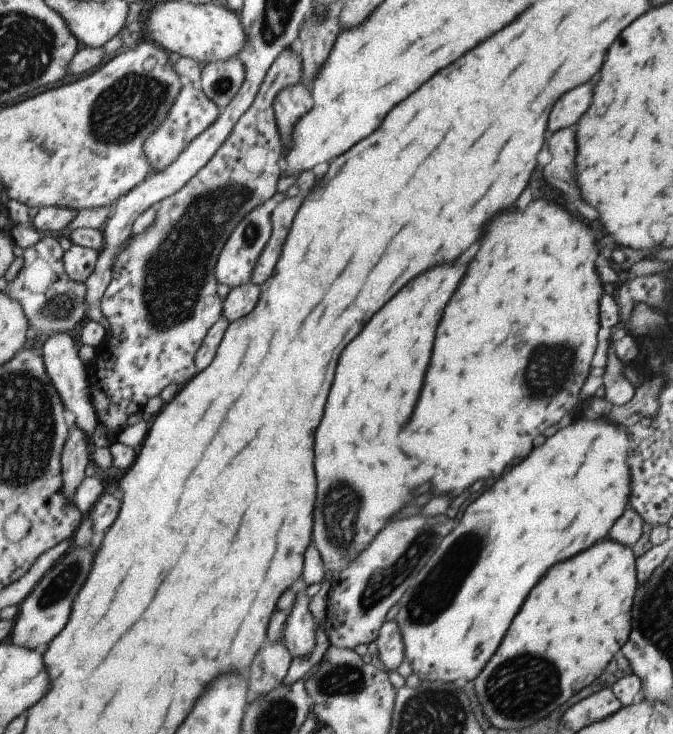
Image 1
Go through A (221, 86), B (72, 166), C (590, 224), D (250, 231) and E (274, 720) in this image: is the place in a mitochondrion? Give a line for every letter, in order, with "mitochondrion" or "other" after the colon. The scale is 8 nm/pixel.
A: mitochondrion
B: other
C: other
D: mitochondrion
E: mitochondrion

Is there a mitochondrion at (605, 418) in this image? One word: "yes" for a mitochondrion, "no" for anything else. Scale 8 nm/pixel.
no

